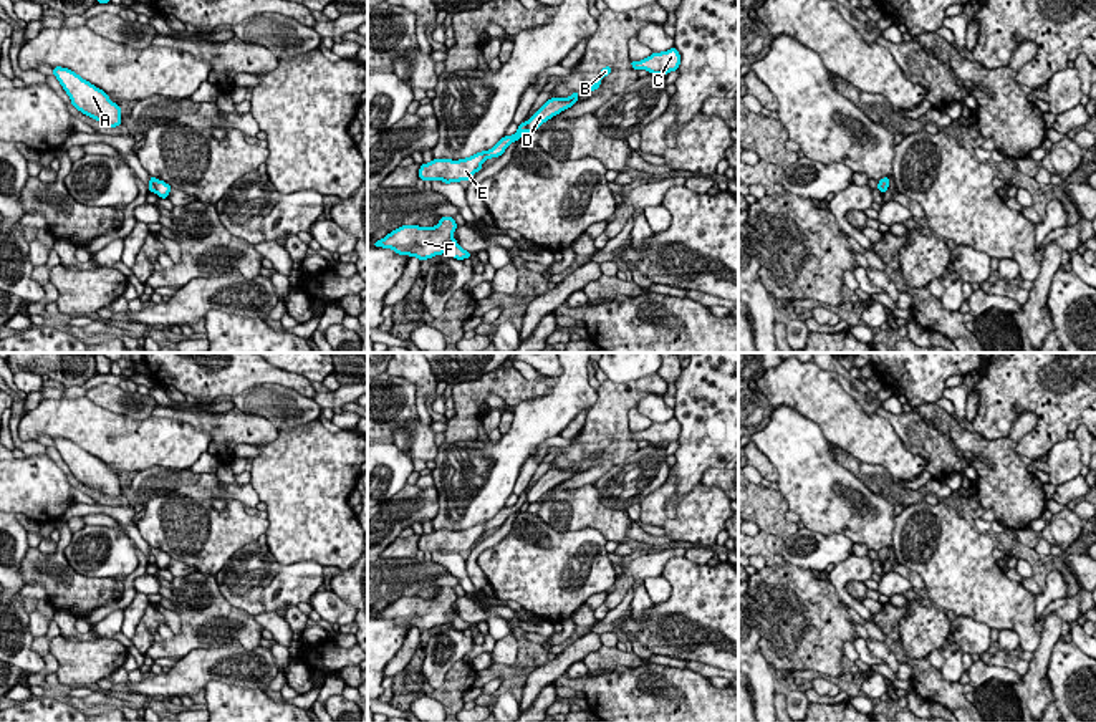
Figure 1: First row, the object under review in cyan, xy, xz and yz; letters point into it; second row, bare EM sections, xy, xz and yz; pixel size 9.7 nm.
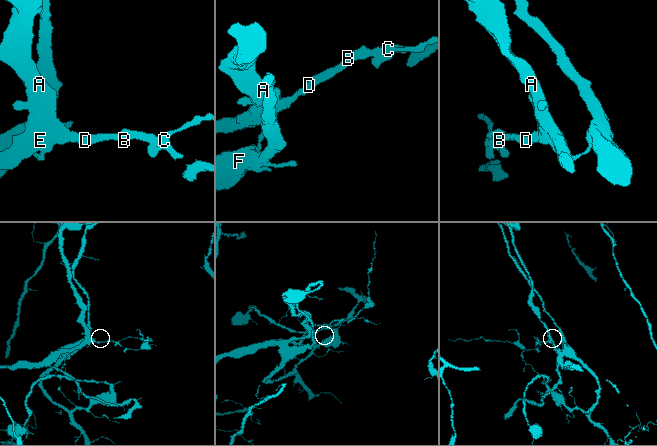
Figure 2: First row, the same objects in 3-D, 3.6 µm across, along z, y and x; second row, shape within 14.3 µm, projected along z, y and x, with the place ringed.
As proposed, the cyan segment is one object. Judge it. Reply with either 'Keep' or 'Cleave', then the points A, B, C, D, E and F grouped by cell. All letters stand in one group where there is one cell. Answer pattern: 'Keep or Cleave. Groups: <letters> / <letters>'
Cleave. Groups: A B C D E / F

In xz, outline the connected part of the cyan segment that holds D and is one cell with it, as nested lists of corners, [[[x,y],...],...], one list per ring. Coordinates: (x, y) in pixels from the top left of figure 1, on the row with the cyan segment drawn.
[[[574,91],[570,98],[550,98],[526,123],[526,131],[536,131],[543,123],[571,108],[578,101],[579,91]]]

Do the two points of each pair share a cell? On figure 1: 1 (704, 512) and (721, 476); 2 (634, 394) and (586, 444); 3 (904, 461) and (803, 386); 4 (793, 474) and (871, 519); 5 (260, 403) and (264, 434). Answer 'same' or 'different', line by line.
1: different
2: same
3: same
4: same
5: different

